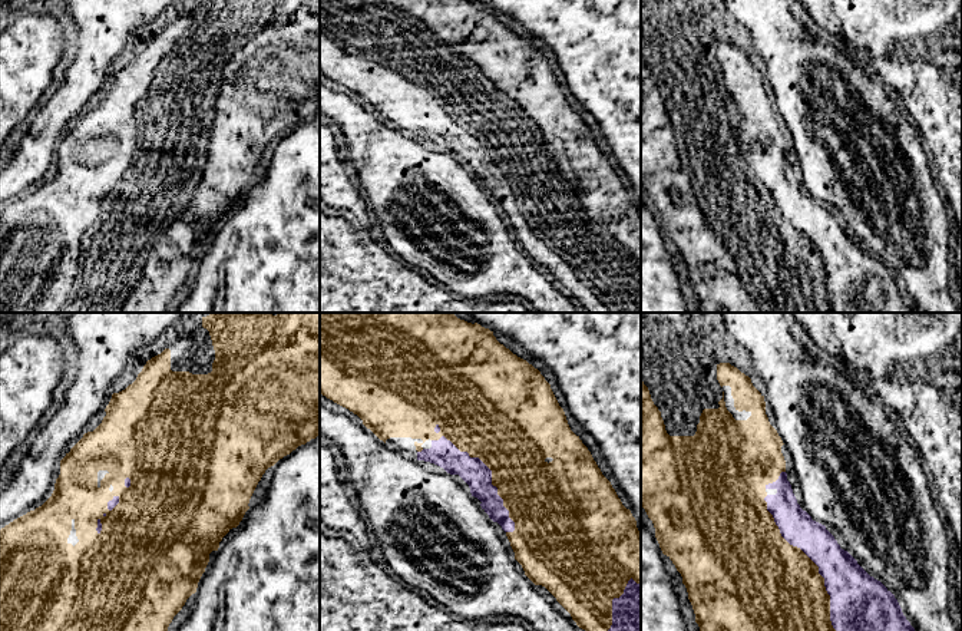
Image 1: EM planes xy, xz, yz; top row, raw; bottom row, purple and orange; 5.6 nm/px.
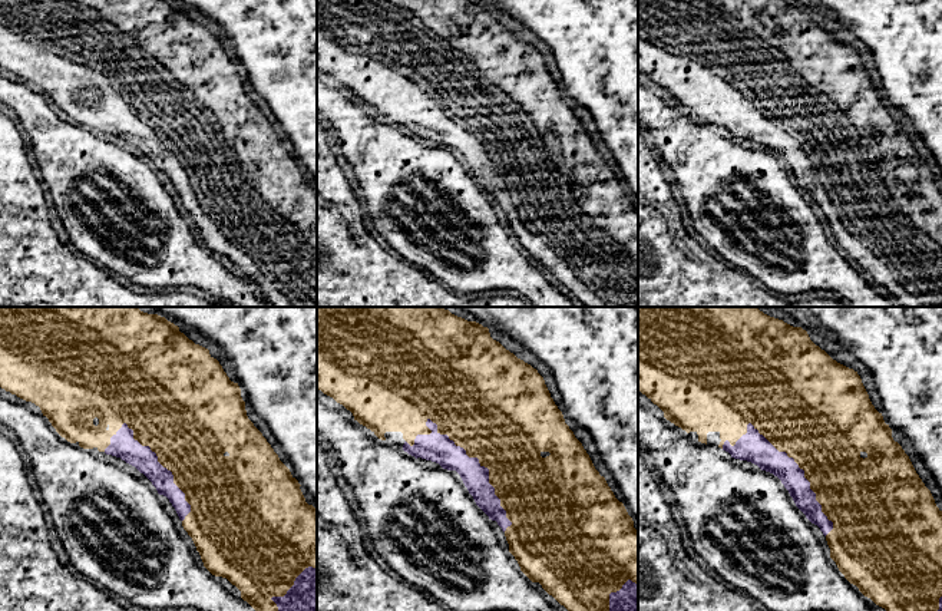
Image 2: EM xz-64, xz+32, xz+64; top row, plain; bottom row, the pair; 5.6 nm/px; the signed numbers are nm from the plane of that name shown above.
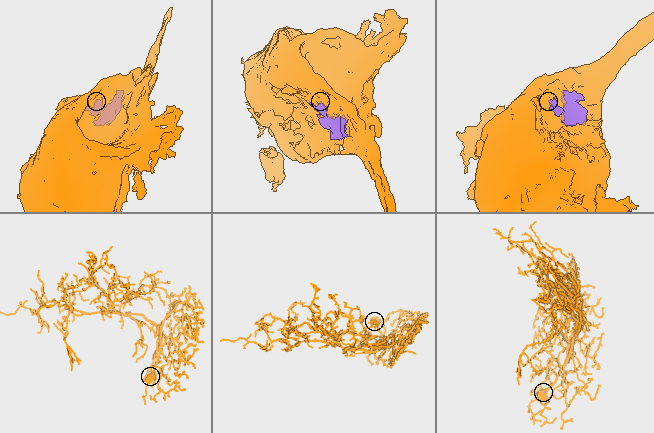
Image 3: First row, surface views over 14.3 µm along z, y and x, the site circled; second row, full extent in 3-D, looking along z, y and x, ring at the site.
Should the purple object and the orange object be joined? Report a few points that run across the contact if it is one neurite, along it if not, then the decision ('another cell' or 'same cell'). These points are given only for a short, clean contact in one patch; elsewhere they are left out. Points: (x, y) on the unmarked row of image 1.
another cell

